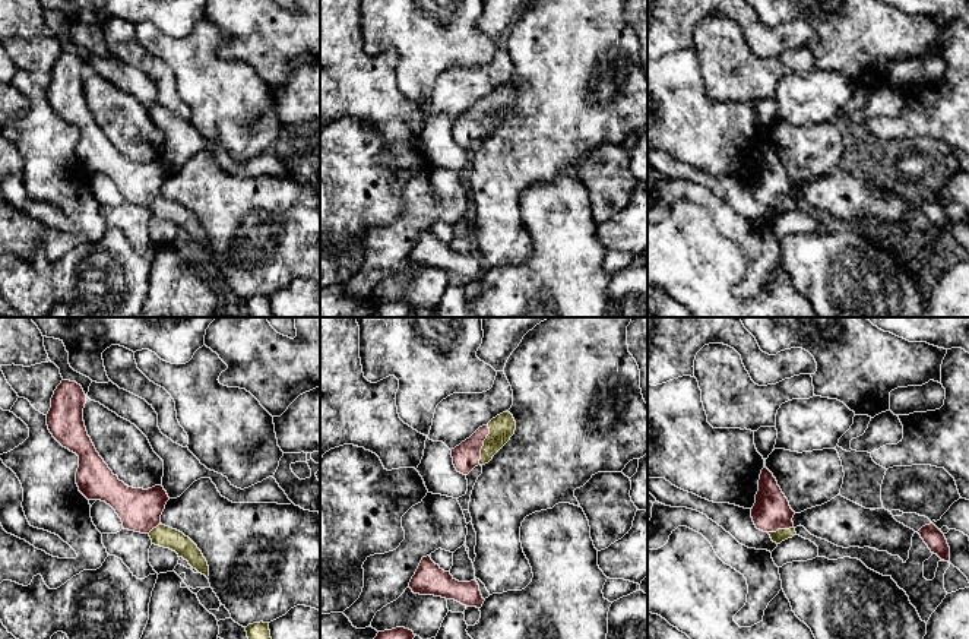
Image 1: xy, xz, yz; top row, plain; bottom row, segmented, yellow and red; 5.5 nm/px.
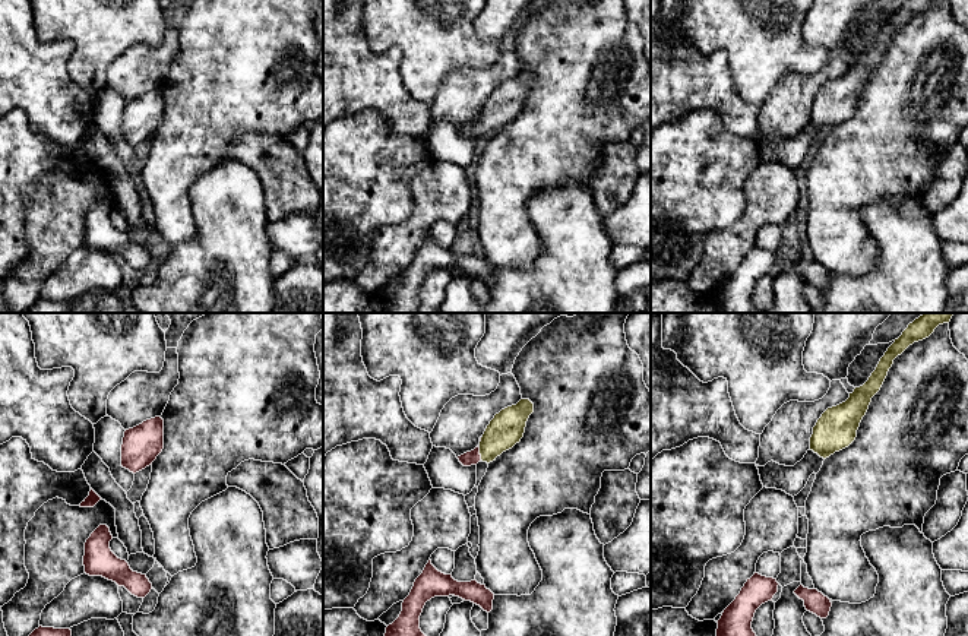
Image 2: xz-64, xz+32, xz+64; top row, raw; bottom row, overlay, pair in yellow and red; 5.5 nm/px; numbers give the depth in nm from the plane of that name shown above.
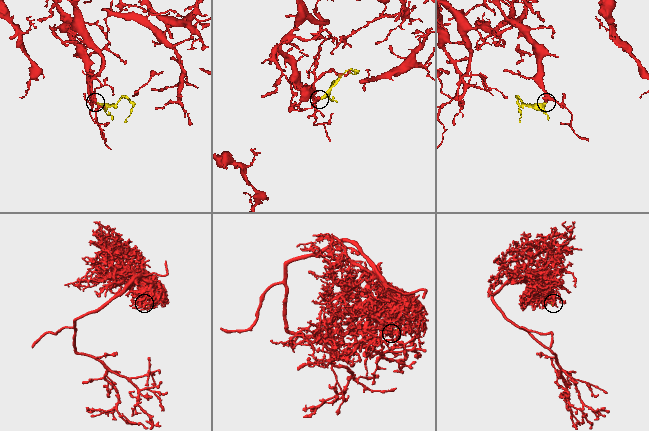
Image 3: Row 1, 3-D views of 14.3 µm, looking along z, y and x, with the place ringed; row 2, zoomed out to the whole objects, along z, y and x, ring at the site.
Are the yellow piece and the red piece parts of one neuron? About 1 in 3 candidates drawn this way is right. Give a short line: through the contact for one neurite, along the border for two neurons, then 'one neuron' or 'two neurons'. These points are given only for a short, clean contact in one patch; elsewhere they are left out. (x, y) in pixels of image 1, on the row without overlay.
xz (502, 100), (484, 117), (466, 127) | one neuron

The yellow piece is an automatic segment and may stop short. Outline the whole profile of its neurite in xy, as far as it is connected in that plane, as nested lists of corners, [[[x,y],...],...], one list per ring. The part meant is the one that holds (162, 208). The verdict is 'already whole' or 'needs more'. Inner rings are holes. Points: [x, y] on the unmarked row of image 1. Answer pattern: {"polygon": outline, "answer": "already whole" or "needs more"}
{"polygon": [[[61,53],[51,70],[47,98],[53,110],[79,129],[76,156],[88,173],[110,177],[123,194],[123,200],[148,206],[152,216],[170,221],[189,234],[199,246],[209,249],[209,238],[197,218],[183,205],[161,196],[161,187],[170,173],[162,158],[133,161],[118,152],[96,124],[88,108],[83,80],[86,67],[80,57]]], "answer": "needs more"}

